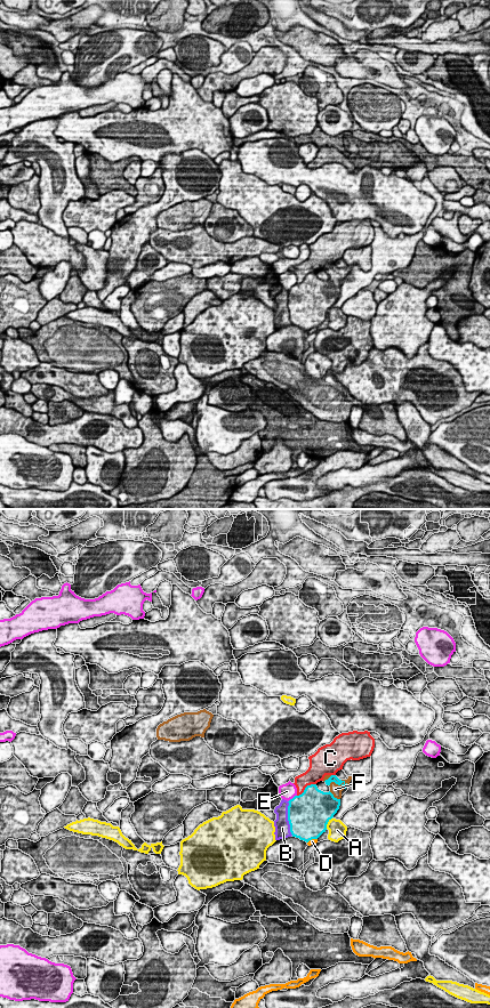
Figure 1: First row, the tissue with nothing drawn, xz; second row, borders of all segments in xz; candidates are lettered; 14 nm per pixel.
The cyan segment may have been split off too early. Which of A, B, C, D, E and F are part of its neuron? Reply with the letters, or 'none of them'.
F

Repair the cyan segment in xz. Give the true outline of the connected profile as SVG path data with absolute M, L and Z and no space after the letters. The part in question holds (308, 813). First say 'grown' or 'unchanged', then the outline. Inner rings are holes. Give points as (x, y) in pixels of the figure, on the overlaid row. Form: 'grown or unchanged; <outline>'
grown; M326 775L323 782L330 787L329 792L311 784L302 795L290 799L288 821L292 837L308 842L326 832L328 822L339 809L342 791L352 779L353 776L348 776L347 780L339 780L336 775Z

